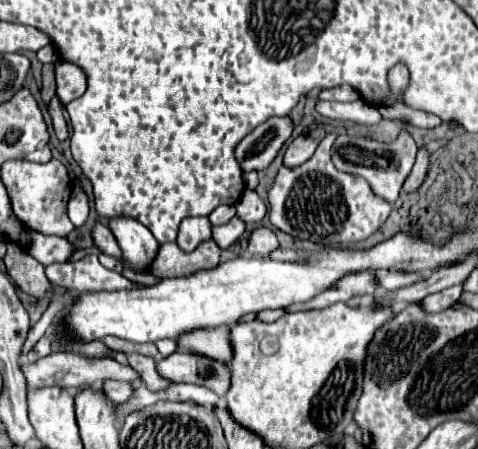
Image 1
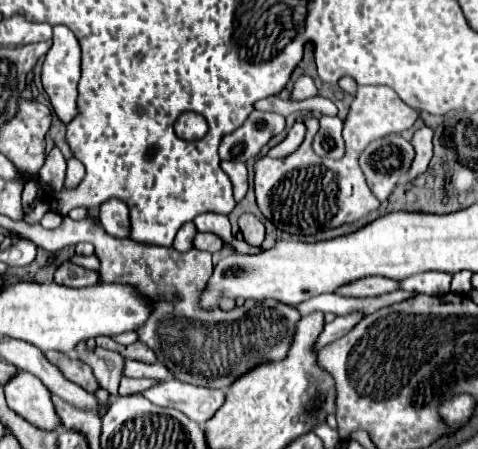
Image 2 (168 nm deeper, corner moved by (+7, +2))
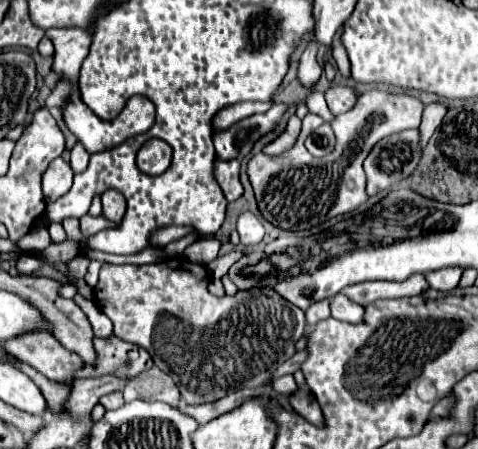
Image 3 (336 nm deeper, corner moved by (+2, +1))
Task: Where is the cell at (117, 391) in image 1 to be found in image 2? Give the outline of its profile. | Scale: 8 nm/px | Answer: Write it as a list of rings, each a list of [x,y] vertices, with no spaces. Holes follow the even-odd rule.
[[[48,352],[46,356],[52,360],[52,364],[56,364],[64,372],[64,376],[68,376],[68,380],[80,384],[82,388],[88,388],[88,392],[96,392],[100,388],[96,376],[92,374],[92,368],[82,360],[60,356],[60,352]]]

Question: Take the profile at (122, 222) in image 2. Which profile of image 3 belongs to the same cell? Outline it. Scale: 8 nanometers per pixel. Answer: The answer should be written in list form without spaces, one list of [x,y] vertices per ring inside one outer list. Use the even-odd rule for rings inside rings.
[[[105,191],[101,195],[101,201],[103,201],[103,215],[115,223],[121,223],[123,215],[125,215],[125,197],[119,193],[119,191]]]

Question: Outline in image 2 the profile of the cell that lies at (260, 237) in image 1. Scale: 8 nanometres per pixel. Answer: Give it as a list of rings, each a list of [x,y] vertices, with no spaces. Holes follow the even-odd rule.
[[[242,214],[240,220],[238,220],[238,224],[240,224],[240,232],[244,234],[244,240],[248,244],[260,246],[264,242],[266,228],[264,228],[264,224],[254,214]]]

